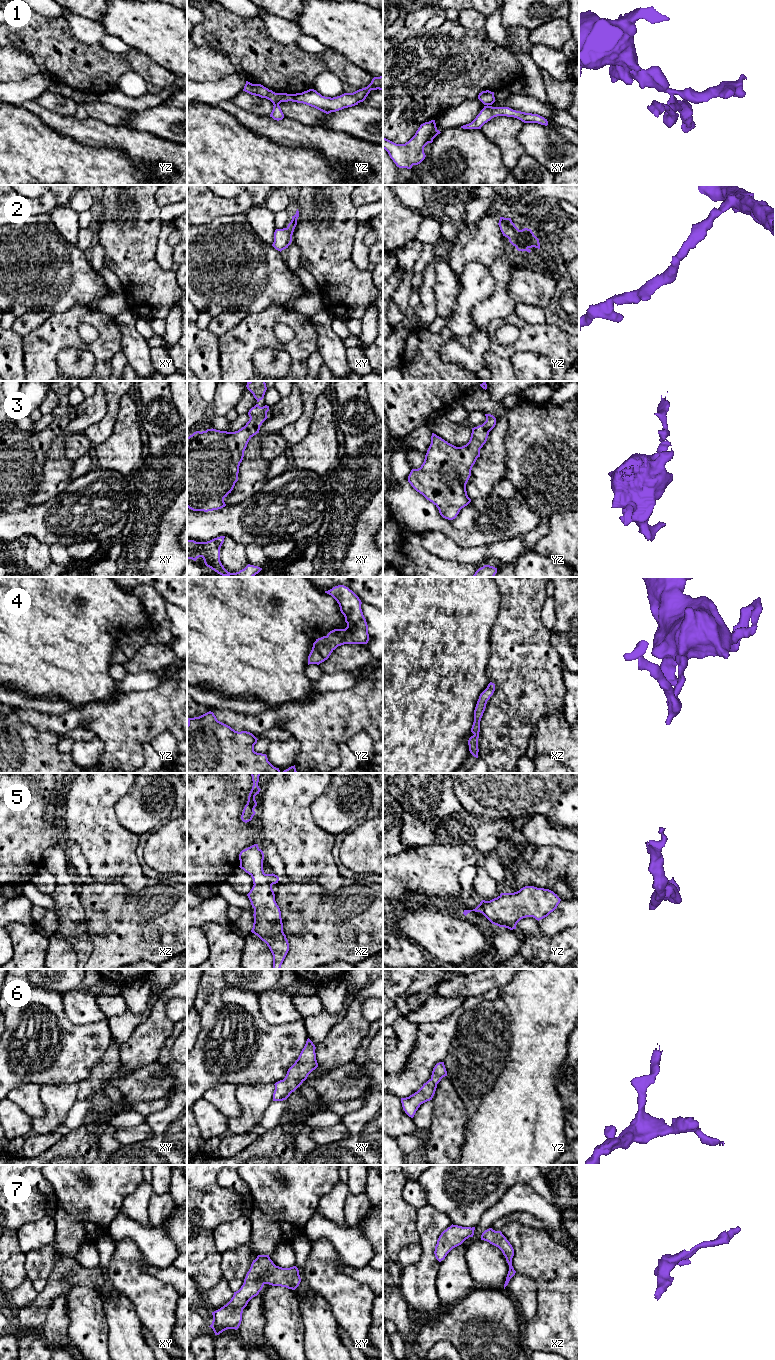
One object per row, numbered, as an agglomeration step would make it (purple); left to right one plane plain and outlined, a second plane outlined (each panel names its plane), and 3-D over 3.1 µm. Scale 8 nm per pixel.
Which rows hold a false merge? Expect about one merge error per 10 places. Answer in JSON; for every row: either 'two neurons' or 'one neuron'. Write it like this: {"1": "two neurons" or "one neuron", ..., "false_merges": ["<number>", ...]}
{"1": "two neurons", "2": "one neuron", "3": "one neuron", "4": "one neuron", "5": "one neuron", "6": "one neuron", "7": "one neuron", "false_merges": ["1"]}

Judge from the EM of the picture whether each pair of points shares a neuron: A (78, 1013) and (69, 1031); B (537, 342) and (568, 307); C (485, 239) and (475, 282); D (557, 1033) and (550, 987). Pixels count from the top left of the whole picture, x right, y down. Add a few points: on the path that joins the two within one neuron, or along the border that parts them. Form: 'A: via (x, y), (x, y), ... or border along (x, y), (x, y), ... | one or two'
A: border along (62, 1002), (65, 1014), (74, 1023), (96, 1022) | two
B: border along (545, 322), (564, 330), (568, 334) | two
C: border along (460, 274), (467, 263), (479, 262), (494, 280) | two
D: via (552, 1022), (550, 1020), (550, 998) | one

